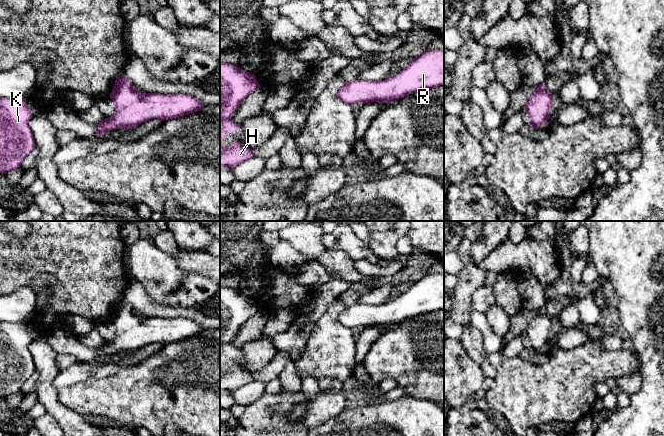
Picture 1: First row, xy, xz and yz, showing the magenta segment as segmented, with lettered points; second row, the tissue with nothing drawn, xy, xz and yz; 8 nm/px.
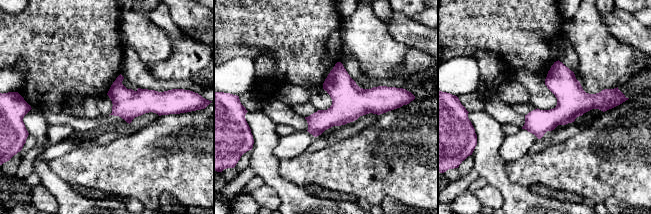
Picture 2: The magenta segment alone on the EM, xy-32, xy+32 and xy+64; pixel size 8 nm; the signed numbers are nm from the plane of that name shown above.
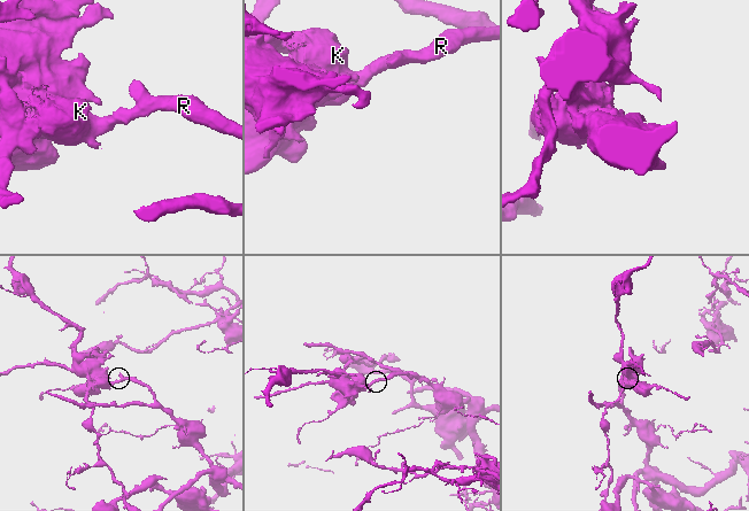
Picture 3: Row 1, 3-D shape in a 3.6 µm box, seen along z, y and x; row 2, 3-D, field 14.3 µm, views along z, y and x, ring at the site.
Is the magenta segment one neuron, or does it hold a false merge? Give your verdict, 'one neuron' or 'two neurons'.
two neurons

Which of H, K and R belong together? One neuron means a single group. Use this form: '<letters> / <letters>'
H K / R

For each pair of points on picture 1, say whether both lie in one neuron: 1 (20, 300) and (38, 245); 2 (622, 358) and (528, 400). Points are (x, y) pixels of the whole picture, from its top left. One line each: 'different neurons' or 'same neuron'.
1: different neurons
2: same neuron

